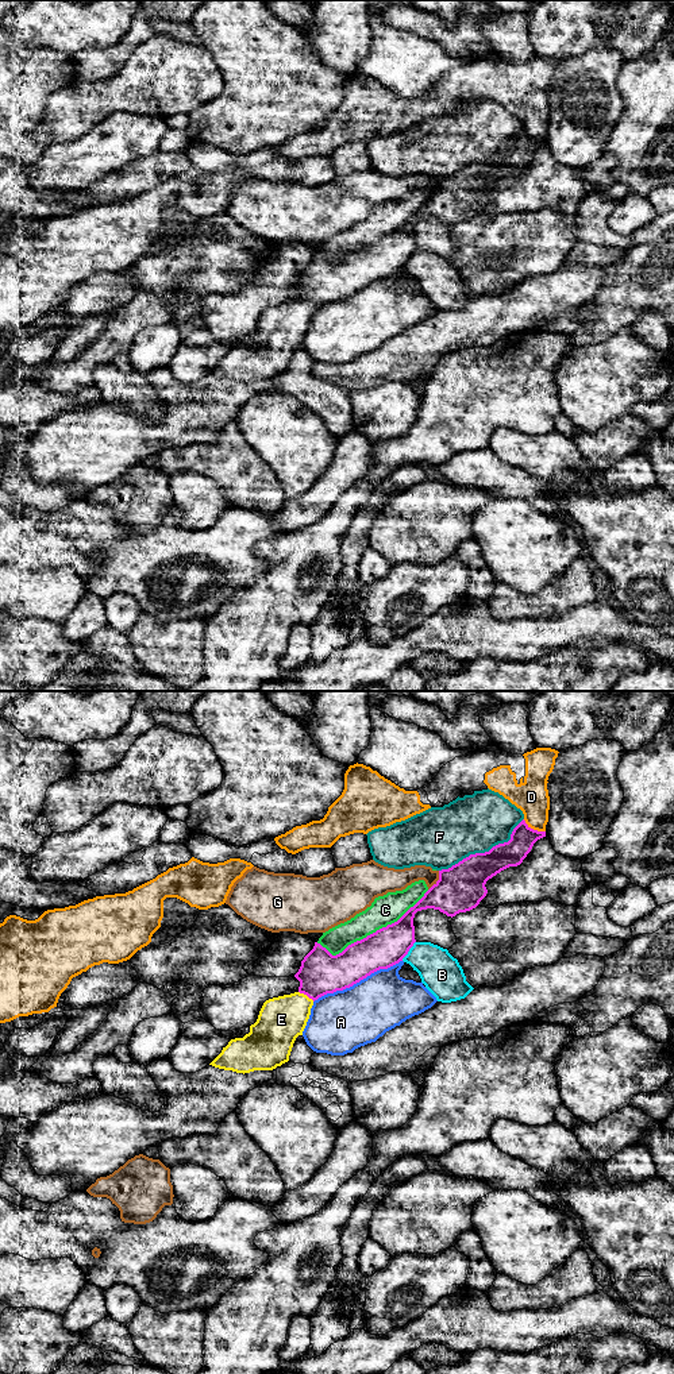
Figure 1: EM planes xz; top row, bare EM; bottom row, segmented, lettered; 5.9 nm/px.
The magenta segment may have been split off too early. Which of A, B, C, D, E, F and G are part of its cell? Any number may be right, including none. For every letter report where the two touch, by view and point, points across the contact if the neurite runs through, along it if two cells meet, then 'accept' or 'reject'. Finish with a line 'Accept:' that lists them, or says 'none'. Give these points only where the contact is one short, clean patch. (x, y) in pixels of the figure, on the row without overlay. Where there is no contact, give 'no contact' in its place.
A: meets magenta in xz at (357, 290); reject
B: meets magenta in xz at (408, 259); border along xz (415, 250), (401, 269); reject
C: meets magenta in xz at (373, 242); reject
D: meets magenta in xz at (532, 138); reject
E: meets magenta in xz at (307, 304); runs through xz (320, 281), (307, 304), (281, 328); accept
F: meets magenta in xz at (485, 161); reject
G: meets magenta in xz at (438, 189); border along xz (439, 180), (439, 188), (428, 199); reject
Accept: E

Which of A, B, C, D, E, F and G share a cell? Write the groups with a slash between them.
A / B / C / D / E / F / G

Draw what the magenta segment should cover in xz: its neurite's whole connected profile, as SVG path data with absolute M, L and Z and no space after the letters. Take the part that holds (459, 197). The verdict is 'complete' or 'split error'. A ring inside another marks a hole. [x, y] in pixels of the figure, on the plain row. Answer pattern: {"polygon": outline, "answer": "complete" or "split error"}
{"polygon": "M523 128L513 138L508 151L498 153L485 162L470 163L451 177L439 180L439 189L397 231L348 254L336 265L315 251L313 258L304 266L294 283L300 290L299 300L266 309L257 331L250 335L250 341L243 347L231 348L209 374L244 383L254 379L273 379L288 371L296 347L303 344L315 309L327 302L350 297L371 282L403 270L416 251L413 227L417 220L434 217L452 227L459 221L475 217L488 202L486 190L509 175L520 174L534 153L543 146L546 146L546 140L531 138Z", "answer": "split error"}

